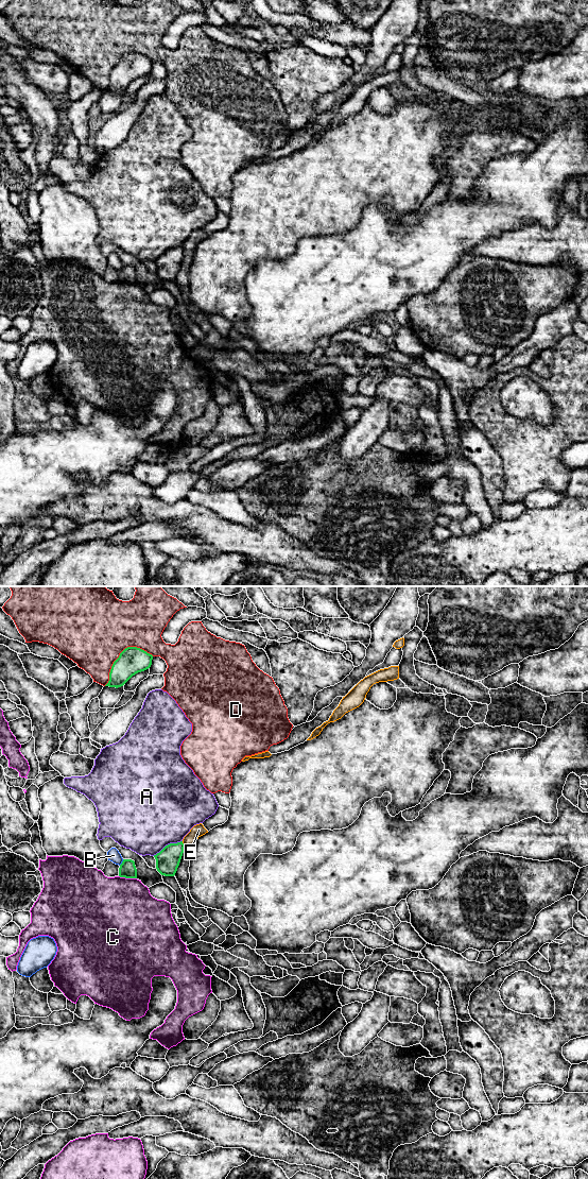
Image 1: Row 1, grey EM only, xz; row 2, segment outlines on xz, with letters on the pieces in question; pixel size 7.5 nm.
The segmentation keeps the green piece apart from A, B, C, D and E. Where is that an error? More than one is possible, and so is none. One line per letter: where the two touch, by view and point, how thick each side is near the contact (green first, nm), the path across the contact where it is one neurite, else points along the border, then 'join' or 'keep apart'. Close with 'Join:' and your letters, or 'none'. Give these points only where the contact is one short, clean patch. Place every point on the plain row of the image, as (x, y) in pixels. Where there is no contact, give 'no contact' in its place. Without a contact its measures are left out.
A: xz (168, 250) | 180/500 nm | keep apart
B: xz (122, 268) | 130/90 nm | keep apart
C: xz (127, 283) | 130/480 nm | keep apart
D: xz (120, 58) | 200/500 nm | keep apart
E: xz (183, 249) | 180/90 nm | along xz (182, 246), (185, 250) | keep apart
Join: none

